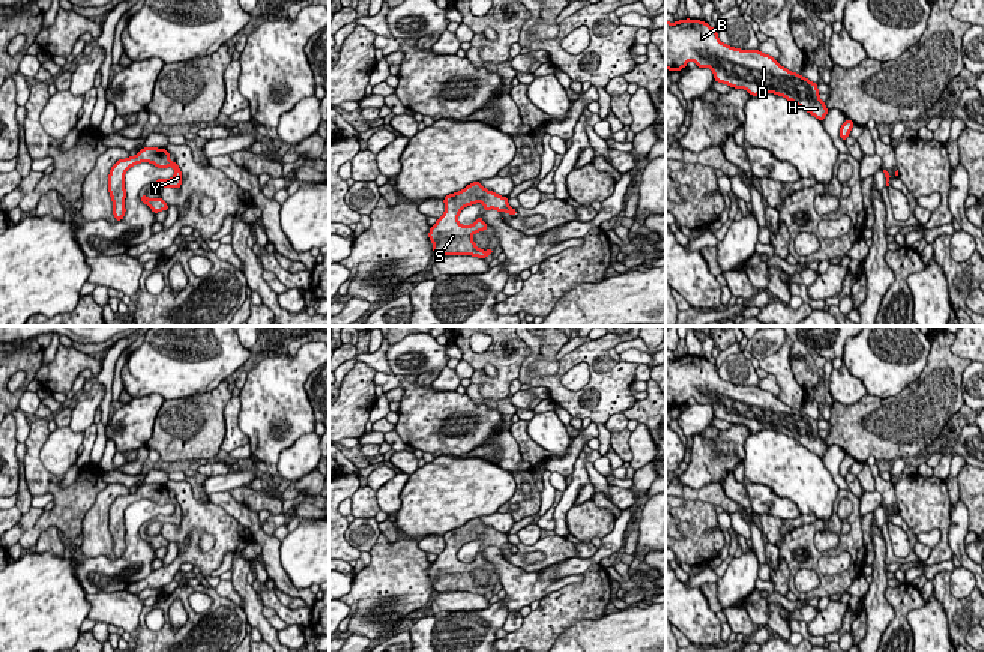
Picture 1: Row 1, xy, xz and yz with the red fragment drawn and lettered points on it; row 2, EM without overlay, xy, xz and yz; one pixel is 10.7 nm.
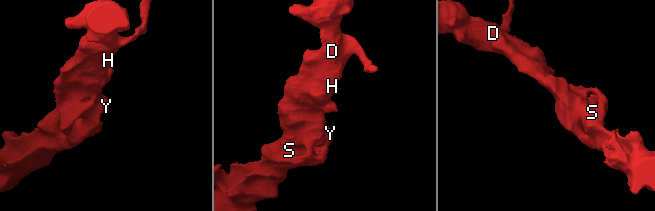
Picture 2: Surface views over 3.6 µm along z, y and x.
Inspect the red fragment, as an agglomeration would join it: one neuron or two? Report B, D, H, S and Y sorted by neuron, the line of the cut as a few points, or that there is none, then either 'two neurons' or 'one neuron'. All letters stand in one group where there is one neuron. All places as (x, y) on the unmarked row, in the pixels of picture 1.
B D H S Y | no cut | one neuron

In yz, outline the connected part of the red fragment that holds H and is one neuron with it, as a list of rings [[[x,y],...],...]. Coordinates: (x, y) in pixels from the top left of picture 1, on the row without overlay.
[[[666,356],[666,404],[681,407],[690,397],[699,404],[711,404],[715,418],[745,425],[751,433],[783,433],[820,458],[828,451],[825,439],[819,436],[819,421],[781,403],[772,392],[723,380],[705,358]]]

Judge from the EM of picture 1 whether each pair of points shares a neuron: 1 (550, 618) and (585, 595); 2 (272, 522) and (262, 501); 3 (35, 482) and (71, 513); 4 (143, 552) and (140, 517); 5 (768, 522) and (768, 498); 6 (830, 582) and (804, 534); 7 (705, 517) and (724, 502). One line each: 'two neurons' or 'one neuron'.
1: one neuron
2: two neurons
3: one neuron
4: one neuron
5: two neurons
6: one neuron
7: two neurons

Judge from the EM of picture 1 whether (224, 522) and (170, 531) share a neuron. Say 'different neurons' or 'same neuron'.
same neuron

